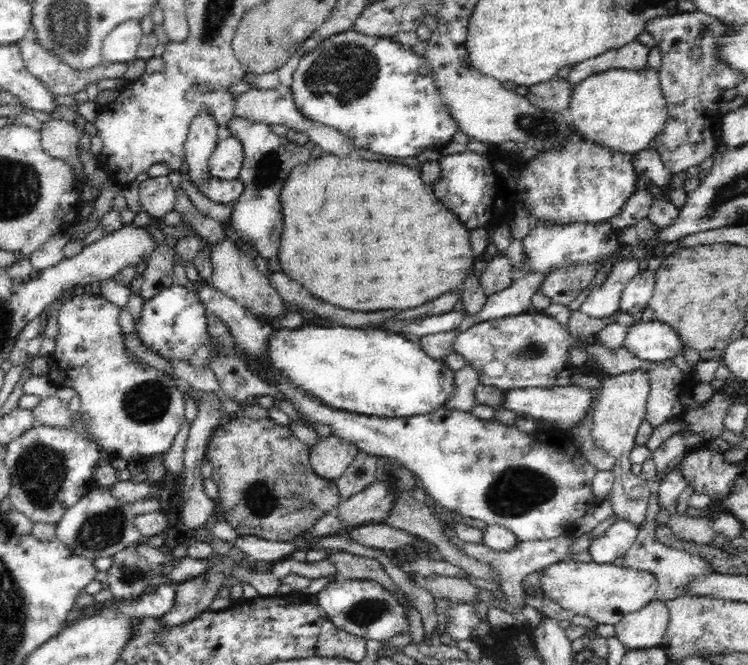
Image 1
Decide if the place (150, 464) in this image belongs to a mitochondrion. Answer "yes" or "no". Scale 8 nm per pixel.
no

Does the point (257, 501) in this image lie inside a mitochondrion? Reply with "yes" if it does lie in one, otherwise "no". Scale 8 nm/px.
yes

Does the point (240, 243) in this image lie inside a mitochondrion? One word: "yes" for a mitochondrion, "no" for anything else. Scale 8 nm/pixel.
no

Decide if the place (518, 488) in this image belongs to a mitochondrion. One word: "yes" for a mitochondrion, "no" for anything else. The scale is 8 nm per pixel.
yes

